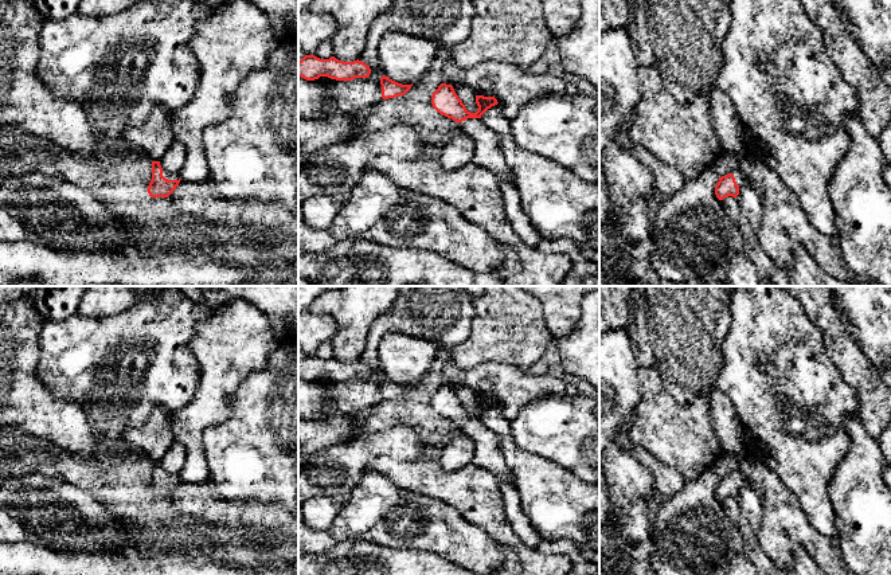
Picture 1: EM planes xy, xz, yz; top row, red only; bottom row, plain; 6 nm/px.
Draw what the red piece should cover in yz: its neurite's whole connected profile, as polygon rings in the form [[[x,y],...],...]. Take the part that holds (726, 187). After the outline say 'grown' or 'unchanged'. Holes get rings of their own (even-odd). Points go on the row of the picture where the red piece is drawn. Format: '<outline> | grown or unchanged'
[[[736,169],[732,173],[719,177],[715,185],[715,195],[719,200],[728,196],[736,197],[739,195],[739,188],[747,183],[747,176],[740,169]]] | grown

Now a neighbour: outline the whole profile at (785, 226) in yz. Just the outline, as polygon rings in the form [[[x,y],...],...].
[[[749,154],[739,169],[761,193],[765,214],[758,240],[777,266],[789,270],[793,251],[802,247],[829,275],[847,281],[851,286],[880,286],[860,281],[849,270],[836,242],[812,226],[798,197],[765,161]]]

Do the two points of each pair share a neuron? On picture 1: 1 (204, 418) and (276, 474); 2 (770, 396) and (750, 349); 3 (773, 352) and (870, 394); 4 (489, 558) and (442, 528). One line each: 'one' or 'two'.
1: two
2: one
3: two
4: one

